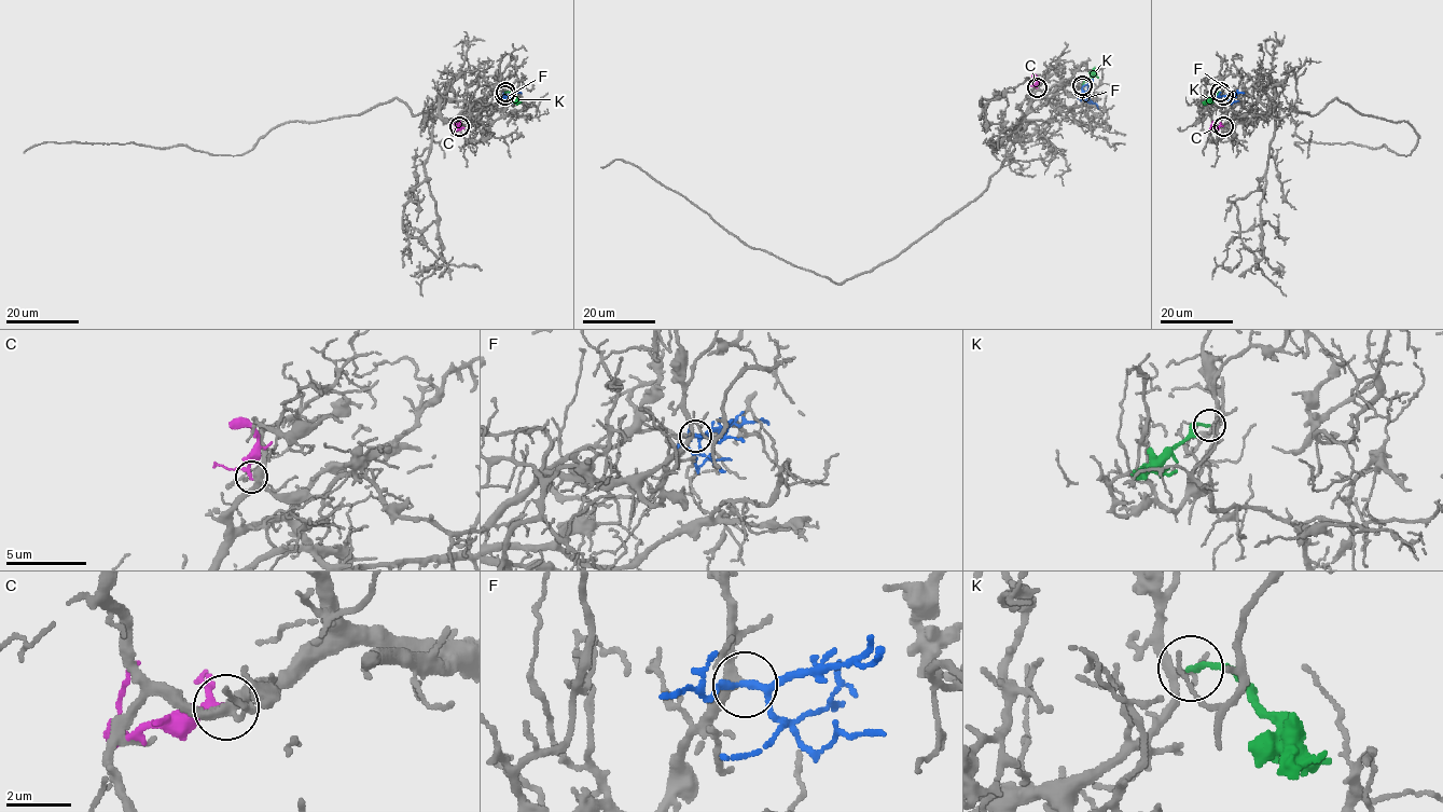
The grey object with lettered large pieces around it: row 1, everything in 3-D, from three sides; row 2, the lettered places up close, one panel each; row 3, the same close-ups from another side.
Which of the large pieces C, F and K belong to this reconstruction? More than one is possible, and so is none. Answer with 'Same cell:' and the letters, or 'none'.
Same cell: F

